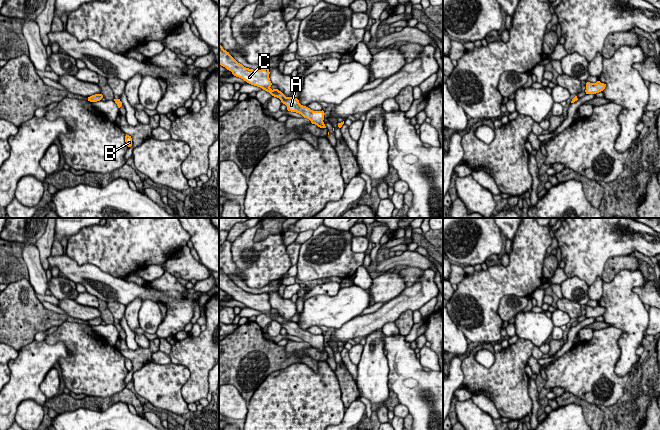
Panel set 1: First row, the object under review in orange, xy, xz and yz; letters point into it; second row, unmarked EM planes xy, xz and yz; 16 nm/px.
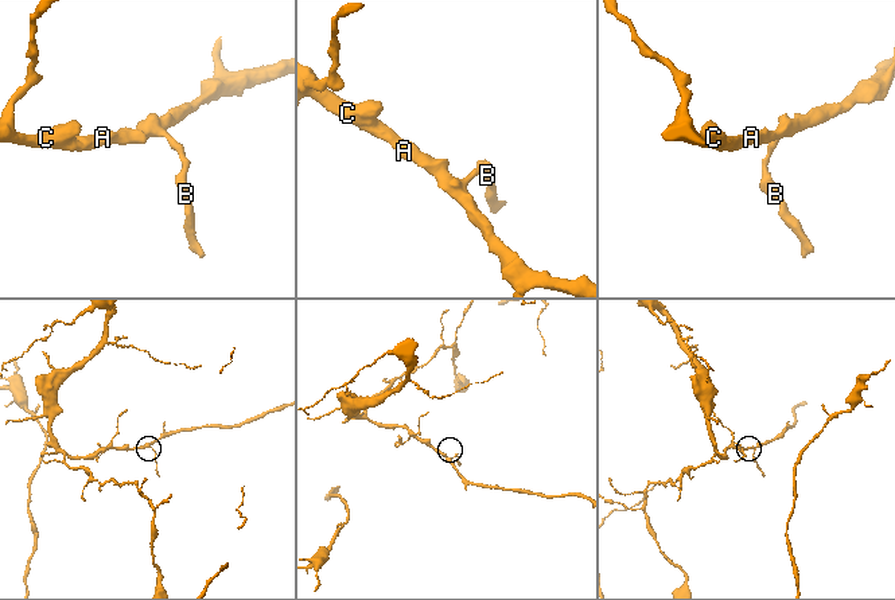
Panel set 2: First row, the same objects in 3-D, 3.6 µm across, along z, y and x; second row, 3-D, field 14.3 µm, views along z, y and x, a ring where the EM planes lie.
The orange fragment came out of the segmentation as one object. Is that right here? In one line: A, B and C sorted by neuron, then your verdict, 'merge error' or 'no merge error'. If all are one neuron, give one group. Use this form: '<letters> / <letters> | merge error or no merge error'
A C / B | merge error

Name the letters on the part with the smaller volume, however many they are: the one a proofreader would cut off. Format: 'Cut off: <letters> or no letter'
Cut off: B

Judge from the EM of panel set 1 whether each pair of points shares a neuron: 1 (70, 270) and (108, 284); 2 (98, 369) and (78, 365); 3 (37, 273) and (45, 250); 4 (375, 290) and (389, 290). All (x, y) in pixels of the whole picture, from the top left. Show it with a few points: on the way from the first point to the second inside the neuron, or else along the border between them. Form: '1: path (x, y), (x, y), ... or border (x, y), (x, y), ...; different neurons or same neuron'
1: path (79, 274), (88, 275), (99, 283); same neuron
2: path (93, 365), (83, 365); same neuron
3: border (34, 244), (39, 254), (41, 266), (45, 270); different neurons
4: path (378, 290), (386, 290); same neuron

